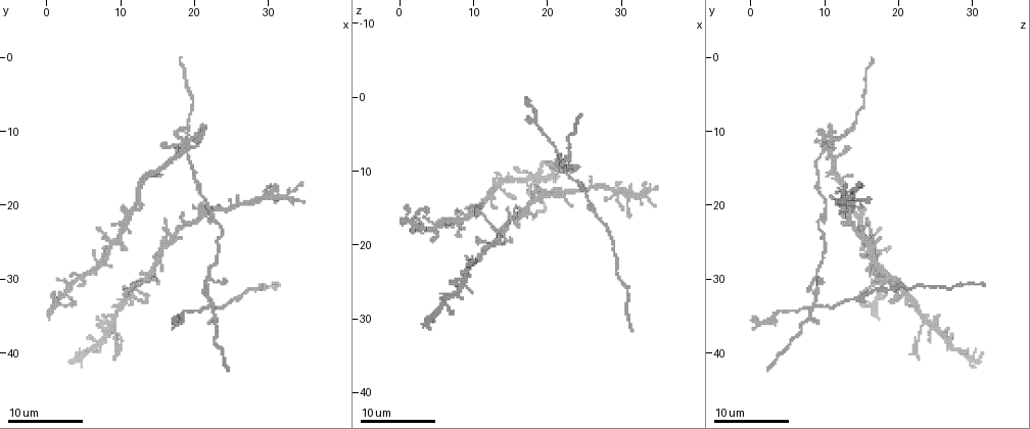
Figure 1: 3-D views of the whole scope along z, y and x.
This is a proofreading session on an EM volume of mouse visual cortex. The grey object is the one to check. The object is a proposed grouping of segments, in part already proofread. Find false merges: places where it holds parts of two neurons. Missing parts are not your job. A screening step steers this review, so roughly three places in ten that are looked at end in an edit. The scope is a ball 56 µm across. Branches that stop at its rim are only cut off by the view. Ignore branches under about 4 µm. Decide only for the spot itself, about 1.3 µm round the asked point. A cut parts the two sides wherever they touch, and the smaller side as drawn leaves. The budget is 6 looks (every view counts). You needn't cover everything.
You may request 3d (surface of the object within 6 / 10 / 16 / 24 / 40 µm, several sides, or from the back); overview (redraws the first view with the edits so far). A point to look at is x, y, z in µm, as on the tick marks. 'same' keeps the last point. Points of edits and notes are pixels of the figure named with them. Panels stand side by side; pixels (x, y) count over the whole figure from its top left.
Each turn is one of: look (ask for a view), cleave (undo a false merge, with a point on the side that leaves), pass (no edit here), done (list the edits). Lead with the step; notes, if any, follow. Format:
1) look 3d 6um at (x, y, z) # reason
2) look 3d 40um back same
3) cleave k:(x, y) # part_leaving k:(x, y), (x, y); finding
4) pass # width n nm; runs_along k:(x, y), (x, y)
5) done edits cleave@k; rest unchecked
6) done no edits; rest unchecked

look 3d 10um at (13.5, 30.5, 18.5) # small branch off a trunk

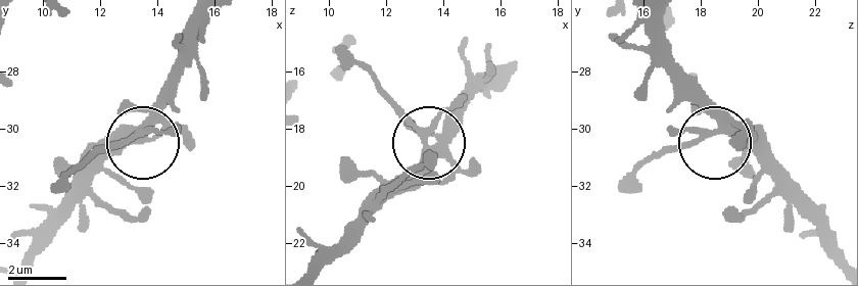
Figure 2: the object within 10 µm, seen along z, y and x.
pass # runs_along 2:(209, 17), (197, 61), (170, 97), (134, 137), (92, 153); all the same neuron

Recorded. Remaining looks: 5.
look 3d 6um at (22.0, 33.5, 9.0) # four-way junction

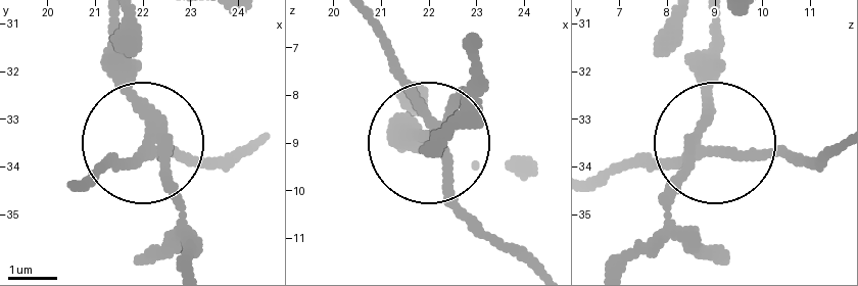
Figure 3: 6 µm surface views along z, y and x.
cleave 3:(103, 159) # side_arm 11 um; part_leaving 3:(705, 144), (750, 156), (835, 152); a second neuron is stuck on

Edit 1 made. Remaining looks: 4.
look overview

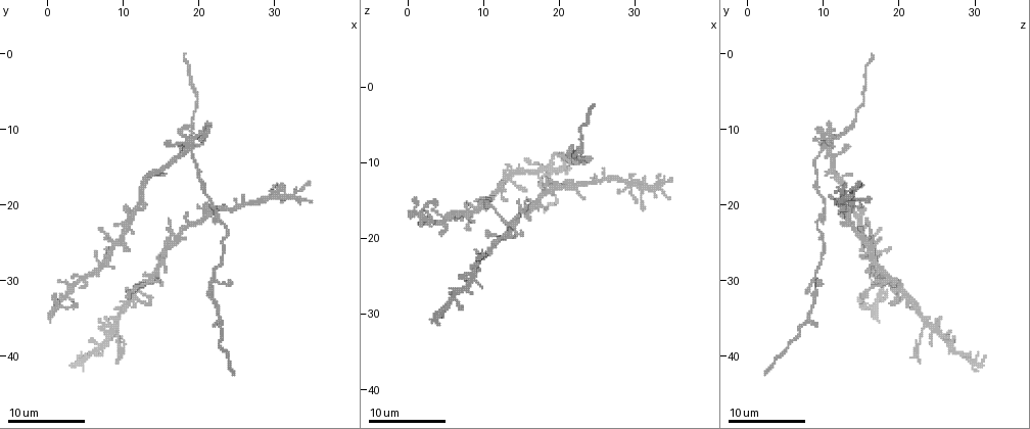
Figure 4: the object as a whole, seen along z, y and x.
look 3d 16um at (9.0, 36.0, 23.5) # a fork

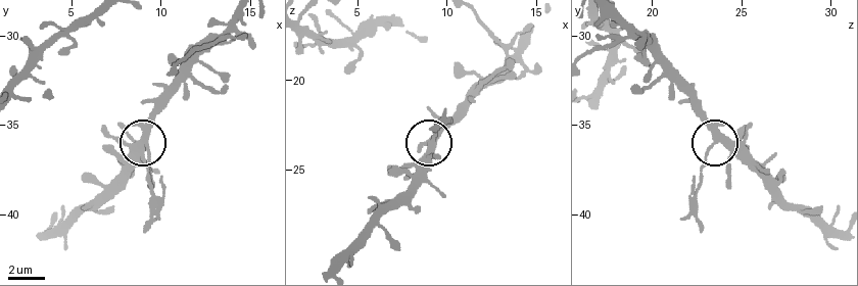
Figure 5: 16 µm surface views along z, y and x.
cleave 5:(703, 175) # width 340 nm; part_leaving 5:(711, 146), (697, 194), (702, 230); a second neuron is stuck on

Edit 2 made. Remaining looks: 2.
done edits cleave@3, cleave@5; rest unchecked

